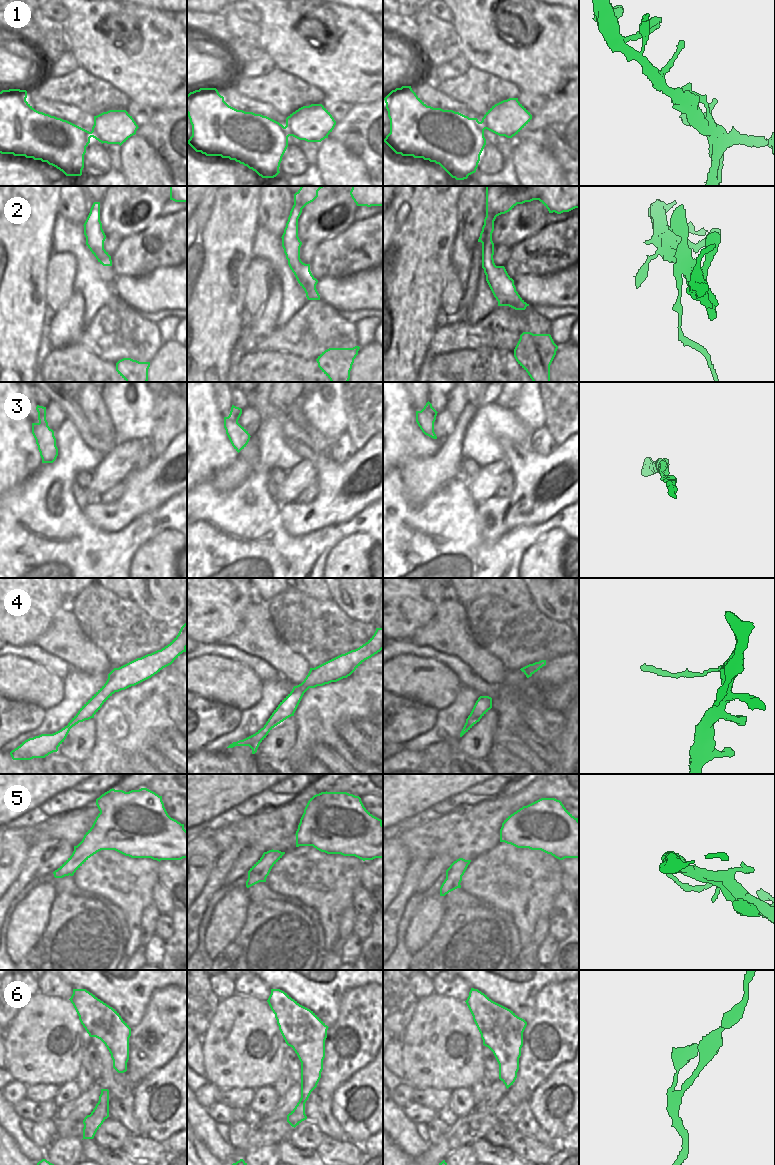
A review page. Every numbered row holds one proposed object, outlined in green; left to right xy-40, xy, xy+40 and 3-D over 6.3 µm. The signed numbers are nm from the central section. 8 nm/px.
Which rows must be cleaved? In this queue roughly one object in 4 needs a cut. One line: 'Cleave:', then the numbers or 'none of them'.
Cleave: 2, 5

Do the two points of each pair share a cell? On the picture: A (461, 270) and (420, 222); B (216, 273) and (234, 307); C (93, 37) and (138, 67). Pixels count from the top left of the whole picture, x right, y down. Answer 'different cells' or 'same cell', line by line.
A: different cells
B: same cell
C: same cell

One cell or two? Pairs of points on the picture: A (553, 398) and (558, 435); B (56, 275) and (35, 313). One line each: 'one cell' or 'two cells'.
A: one cell
B: two cells

